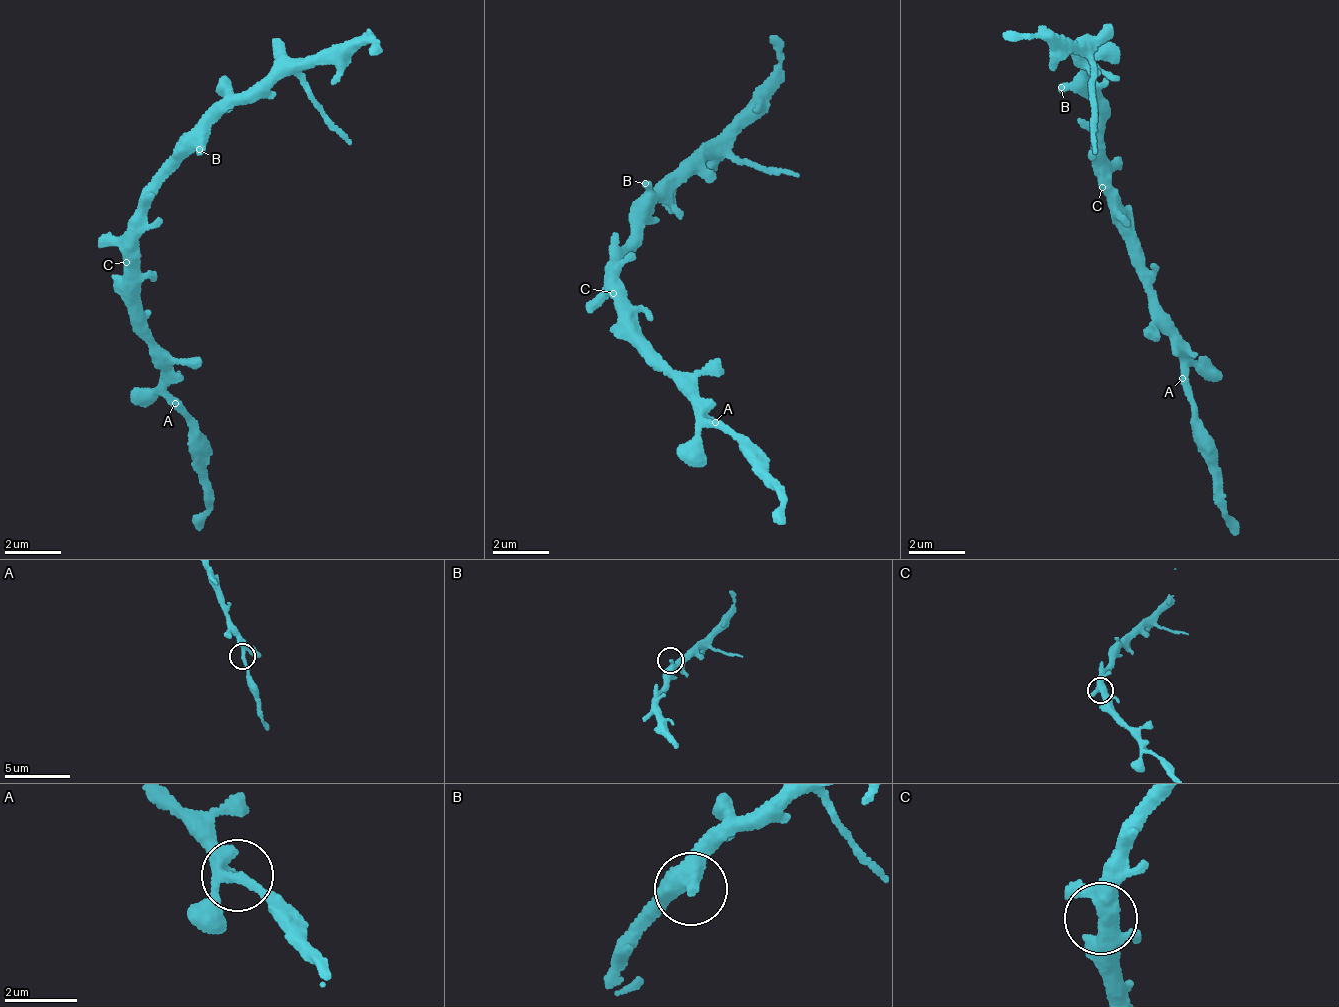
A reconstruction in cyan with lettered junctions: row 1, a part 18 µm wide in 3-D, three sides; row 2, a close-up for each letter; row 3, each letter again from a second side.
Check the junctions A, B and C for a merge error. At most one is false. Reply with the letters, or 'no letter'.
no letter

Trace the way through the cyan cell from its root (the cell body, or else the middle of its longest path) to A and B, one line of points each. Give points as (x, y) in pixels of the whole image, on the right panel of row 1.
A: (1112, 179), (1112, 224), (1151, 293), (1151, 312), (1176, 344), (1184, 379)
B: (1112, 179), (1105, 173), (1105, 141), (1100, 137), (1101, 108), (1068, 86), (1061, 87)

